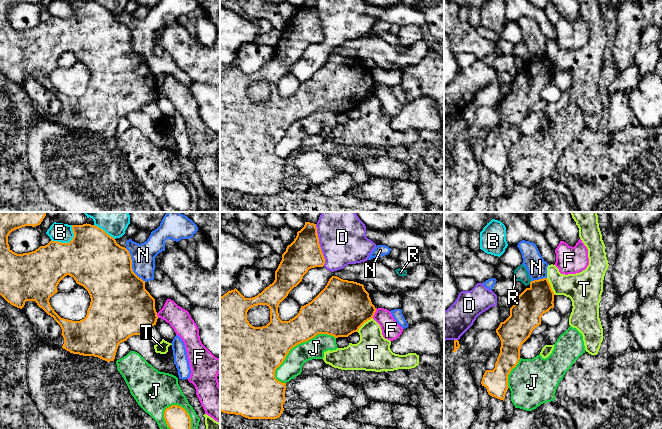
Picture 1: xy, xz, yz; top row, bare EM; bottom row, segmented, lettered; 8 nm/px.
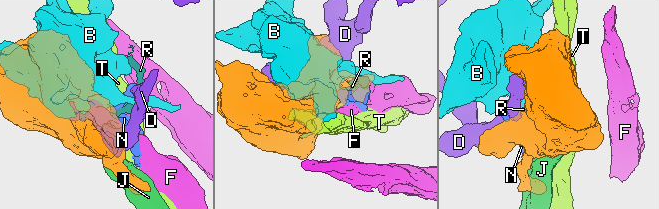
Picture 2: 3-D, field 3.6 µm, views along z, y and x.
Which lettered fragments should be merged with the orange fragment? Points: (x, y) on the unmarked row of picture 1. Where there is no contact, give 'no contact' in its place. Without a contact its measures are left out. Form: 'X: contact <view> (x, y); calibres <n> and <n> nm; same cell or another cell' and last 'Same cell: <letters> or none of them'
B: contact xy (69, 18); calibres 460 and 150 nm; another cell
D: contact xz (319, 21); calibres 260 and 340 nm; another cell
F: contact xz (374, 89); calibres 420 and 160 nm; another cell
J: contact xz (299, 119); calibres 320 and 160 nm; another cell
N: contact xy (131, 42); calibres 440 and 190 nm; another cell
R: contact yz (530, 58); calibres 240 and 110 nm; another cell
T: contact xz (364, 98); calibres 420 and 280 nm; another cell
Same cell: none of them

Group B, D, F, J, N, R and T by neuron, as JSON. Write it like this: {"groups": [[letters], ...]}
{"groups": [["B"], ["D"], ["F"], ["J"], ["N"], ["R"], ["T"]]}

